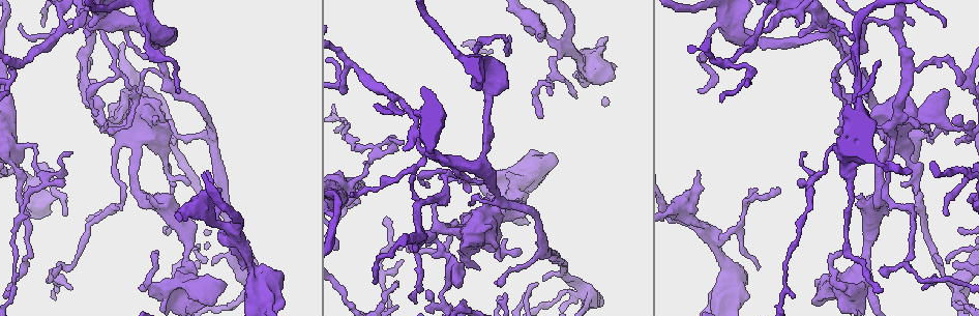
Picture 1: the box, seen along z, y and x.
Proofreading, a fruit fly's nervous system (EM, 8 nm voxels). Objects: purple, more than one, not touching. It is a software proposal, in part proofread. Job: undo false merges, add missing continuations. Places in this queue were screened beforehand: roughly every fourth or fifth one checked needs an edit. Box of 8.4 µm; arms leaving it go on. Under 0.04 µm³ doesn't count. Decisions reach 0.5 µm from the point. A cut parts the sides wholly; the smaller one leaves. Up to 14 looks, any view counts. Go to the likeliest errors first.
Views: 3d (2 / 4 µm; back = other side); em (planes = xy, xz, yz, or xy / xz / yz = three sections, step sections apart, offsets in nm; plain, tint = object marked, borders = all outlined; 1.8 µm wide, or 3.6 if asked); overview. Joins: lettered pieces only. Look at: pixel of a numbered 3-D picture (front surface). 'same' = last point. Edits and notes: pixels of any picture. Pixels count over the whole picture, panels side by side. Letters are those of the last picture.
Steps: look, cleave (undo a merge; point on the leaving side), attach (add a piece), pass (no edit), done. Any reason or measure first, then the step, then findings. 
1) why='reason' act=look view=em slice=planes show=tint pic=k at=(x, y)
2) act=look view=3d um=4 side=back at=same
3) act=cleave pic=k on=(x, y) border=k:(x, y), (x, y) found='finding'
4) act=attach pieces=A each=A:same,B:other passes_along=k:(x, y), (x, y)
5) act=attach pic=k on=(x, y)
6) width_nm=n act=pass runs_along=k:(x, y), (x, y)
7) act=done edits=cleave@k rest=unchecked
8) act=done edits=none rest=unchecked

why='thick turns thin' act=look view=3d um=4 pic=1 at=(845, 147)

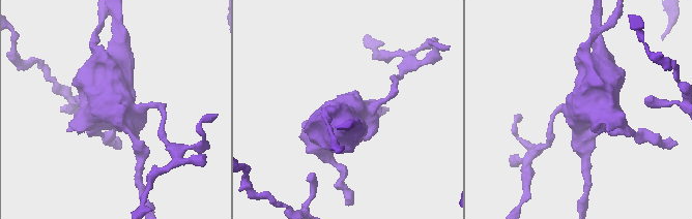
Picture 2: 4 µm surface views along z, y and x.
why='need the tissue' act=look view=em um=3.6 slice=xz step=8 show=tint pic=2 at=(359, 110)

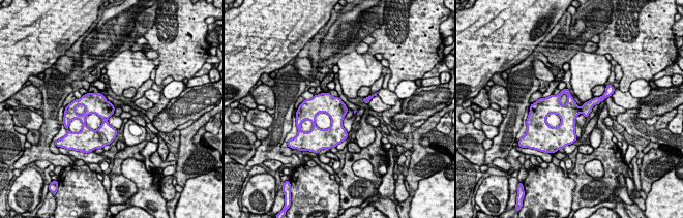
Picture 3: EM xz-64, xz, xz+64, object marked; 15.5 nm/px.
act=look view=em um=3.6 slice=planes show=borders at=same

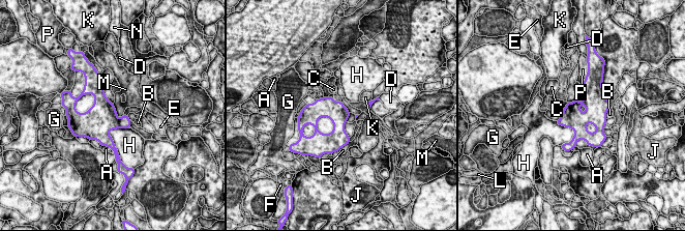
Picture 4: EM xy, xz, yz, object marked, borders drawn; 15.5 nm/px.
width_nm=320 longest_contact=H:400nm act=cleave pic=4 on=(124, 121) each=A:other,B:other,C:other,D:other,E:other,F:other,G:other,H:other,J:other,K:other,L:other,M:other,N:other,P:other found='a second neuron is stuck on'

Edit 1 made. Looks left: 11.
why='see it whole again' act=look view=overview

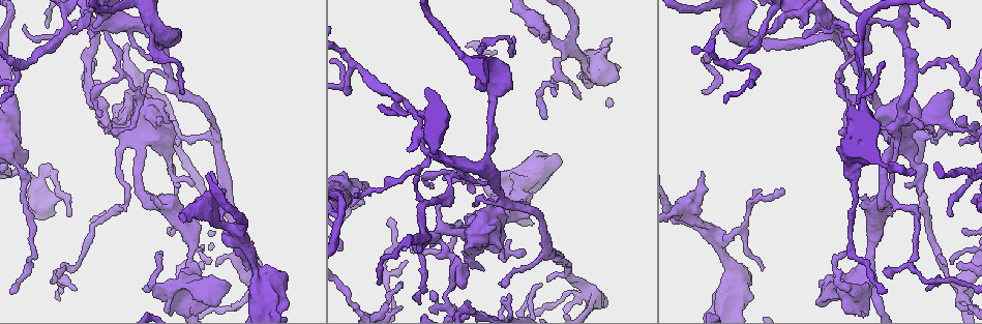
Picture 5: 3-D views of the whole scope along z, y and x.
why='abrupt turn' act=look view=3d um=2 pic=5 at=(424, 201)

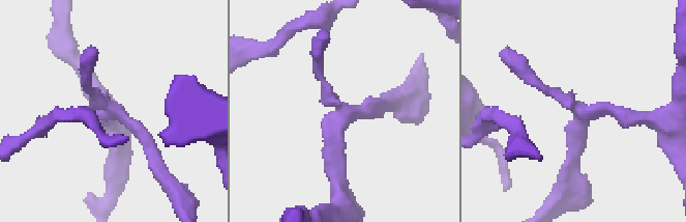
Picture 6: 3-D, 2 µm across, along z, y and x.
act=look view=em um=3.6 slice=planes show=borders pic=6 at=(348, 117)

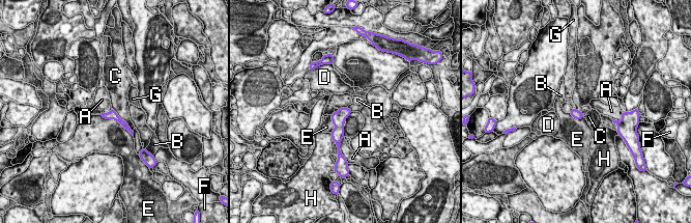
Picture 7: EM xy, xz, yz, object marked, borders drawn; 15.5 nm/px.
act=pass each=A:other,B:other,C:other,D:other,E:other,F:other,G:other,H:other runs_along=7:(105, 115), (114, 115), (125, 126) found='continuous, no second neuron'

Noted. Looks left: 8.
why='branch point' act=look view=em um=3.6 slice=planes show=tint pic=5 at=(729, 279)

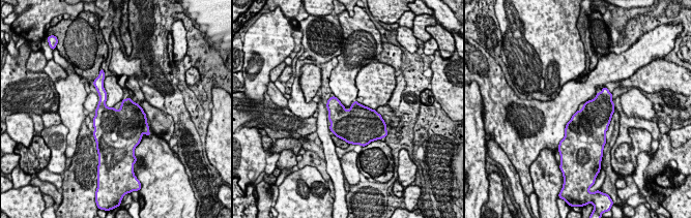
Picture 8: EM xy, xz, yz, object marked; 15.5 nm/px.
act=look view=em um=3.6 slice=planes show=borders at=same

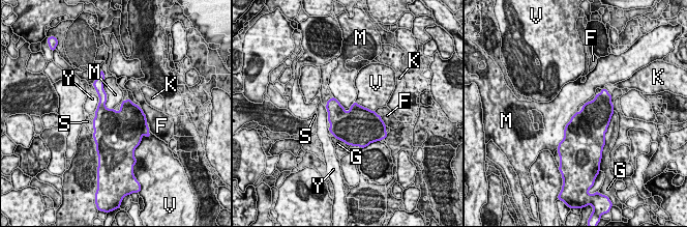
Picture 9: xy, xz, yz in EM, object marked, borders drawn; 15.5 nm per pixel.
act=pass each=F:other,G:other,K:other,M:other,S:other,V:other,Y:other found='one neuron here'

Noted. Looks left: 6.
act=look view=em slice=xy step=4 show=tint pic=5 at=(515, 187)

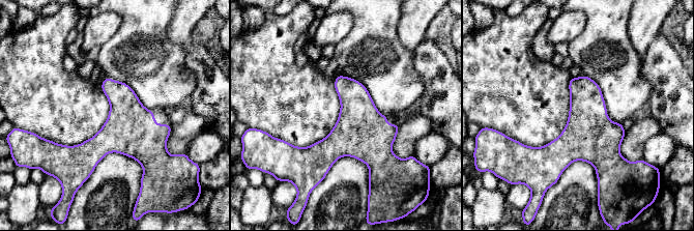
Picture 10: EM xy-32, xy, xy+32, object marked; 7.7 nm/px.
why='what lies round it' act=look view=em slice=xy step=4 show=borders at=same

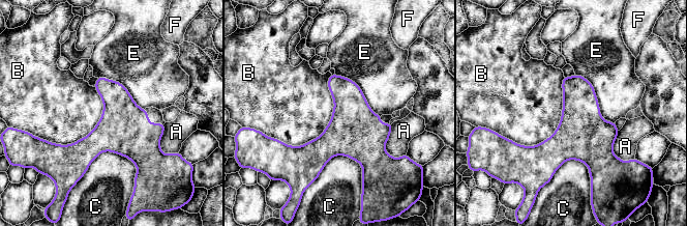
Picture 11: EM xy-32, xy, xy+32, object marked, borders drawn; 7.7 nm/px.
act=pass each=A:other,B:other,C:other,E:other,F:other border=11:(331, 74), (271, 138) found='all the same neuron'

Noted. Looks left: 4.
why='tapers out' act=look view=em um=3.6 slice=xz step=4 show=tint pic=5 at=(379, 283)

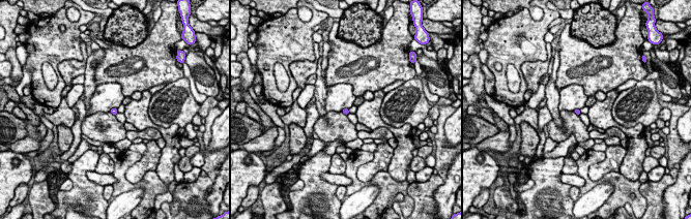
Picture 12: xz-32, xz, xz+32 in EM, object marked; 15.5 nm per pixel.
act=look view=em um=3.6 slice=planes show=borders at=same

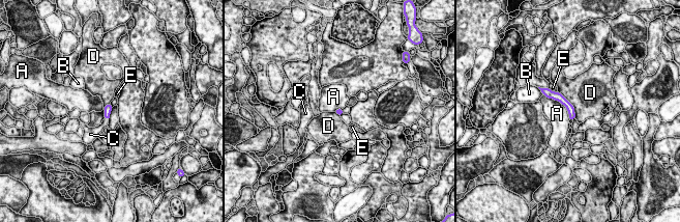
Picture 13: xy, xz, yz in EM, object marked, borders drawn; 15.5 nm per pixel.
act=attach pieces=C each=A:other,B:other,C:same,D:other,E:other passes_along=13:(108, 108), (107, 118), (96, 131) found='the neuron continues'

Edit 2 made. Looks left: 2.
act=done edits=cleave@4,attach@13 rest=unchecked

